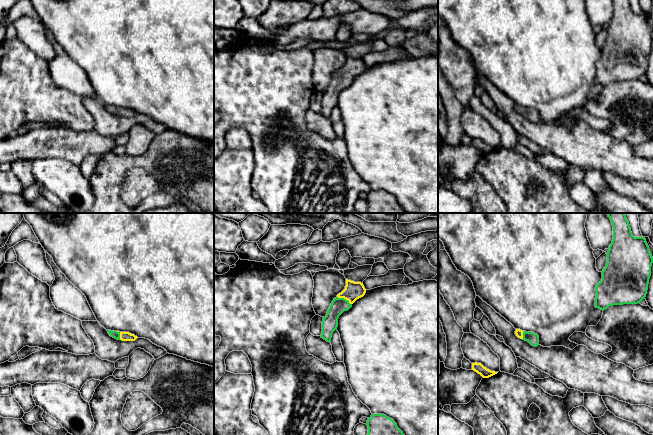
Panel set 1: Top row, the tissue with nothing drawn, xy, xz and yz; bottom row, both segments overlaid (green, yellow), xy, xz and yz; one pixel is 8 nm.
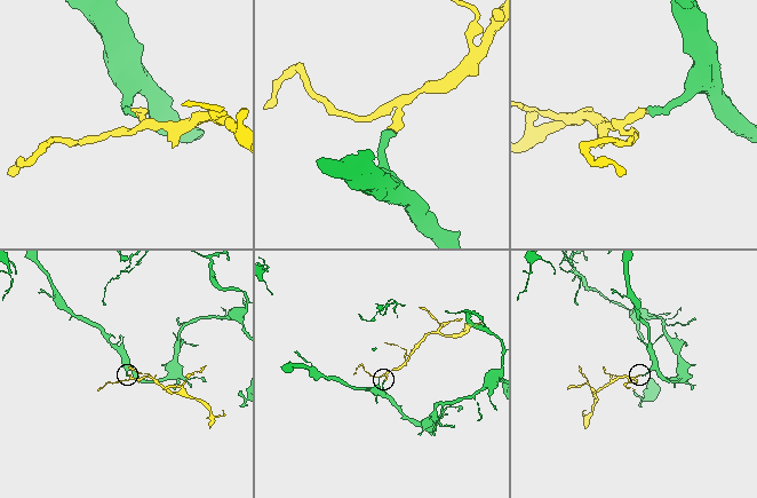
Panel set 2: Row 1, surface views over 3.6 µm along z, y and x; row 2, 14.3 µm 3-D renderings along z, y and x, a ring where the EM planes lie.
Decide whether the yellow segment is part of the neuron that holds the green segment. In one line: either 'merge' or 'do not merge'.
merge

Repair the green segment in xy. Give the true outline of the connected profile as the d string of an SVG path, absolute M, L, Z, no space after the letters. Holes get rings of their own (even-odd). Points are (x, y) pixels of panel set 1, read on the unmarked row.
M107 106L111 113L122 117L135 117L138 113L129 108Z

